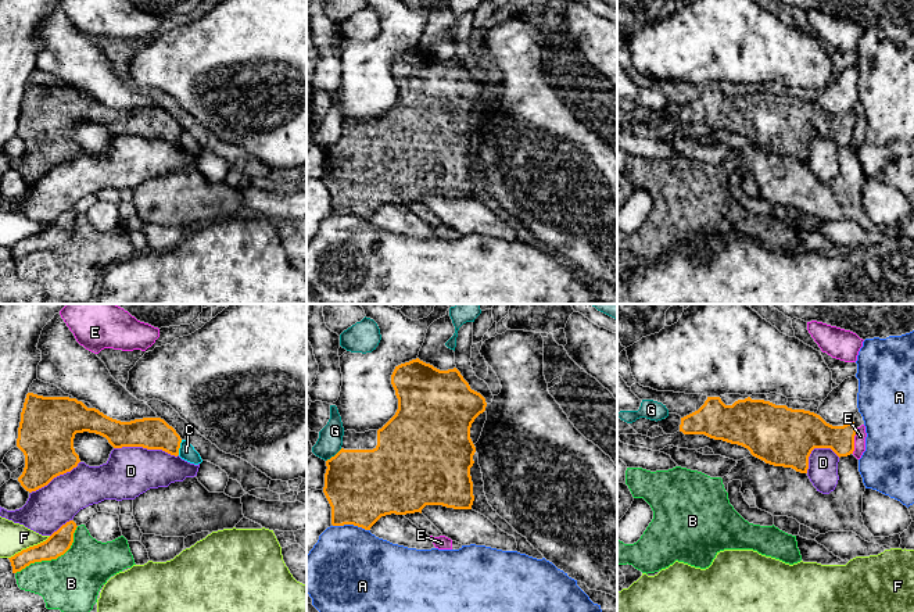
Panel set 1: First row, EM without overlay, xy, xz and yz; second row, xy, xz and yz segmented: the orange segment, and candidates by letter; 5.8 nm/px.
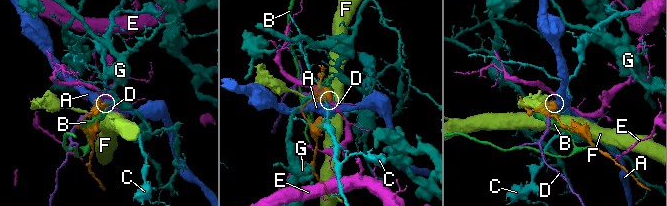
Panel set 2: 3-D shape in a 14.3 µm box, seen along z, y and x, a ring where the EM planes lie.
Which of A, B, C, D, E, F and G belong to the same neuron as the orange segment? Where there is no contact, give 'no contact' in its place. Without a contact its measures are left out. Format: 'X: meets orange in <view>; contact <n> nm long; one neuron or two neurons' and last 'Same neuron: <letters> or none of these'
A: meets orange in xz; contact 220 nm long; two neurons
B: meets orange in xy; contact 460 nm long; two neurons
C: meets orange in xy; contact 90 nm long; two neurons
D: meets orange in xy; contact 380 nm long; two neurons
E: meets orange in yz; contact 150 nm long; two neurons
F: meets orange in xy; contact 280 nm long; two neurons
G: meets orange in xz; contact 120 nm long; two neurons
Same neuron: none of these

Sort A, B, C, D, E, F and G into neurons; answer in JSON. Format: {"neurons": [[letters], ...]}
{"neurons": [["A"], ["B"], ["C"], ["D"], ["E"], ["F"], ["G"]]}

